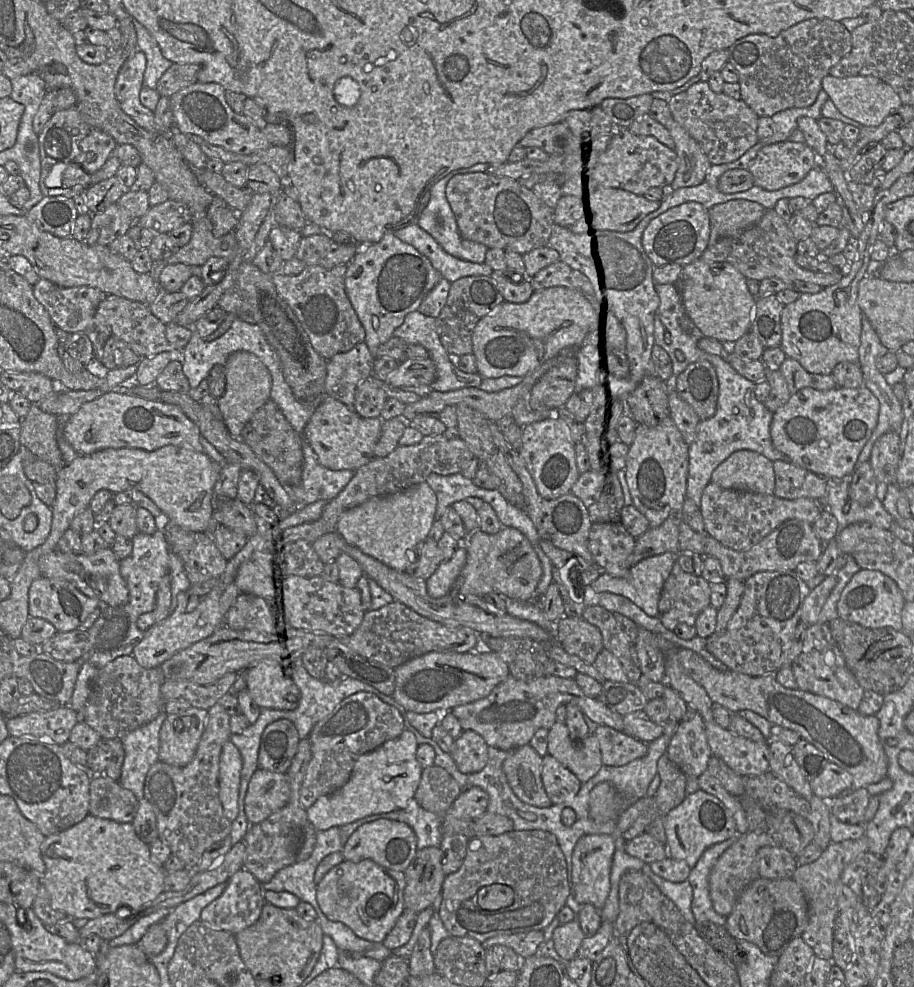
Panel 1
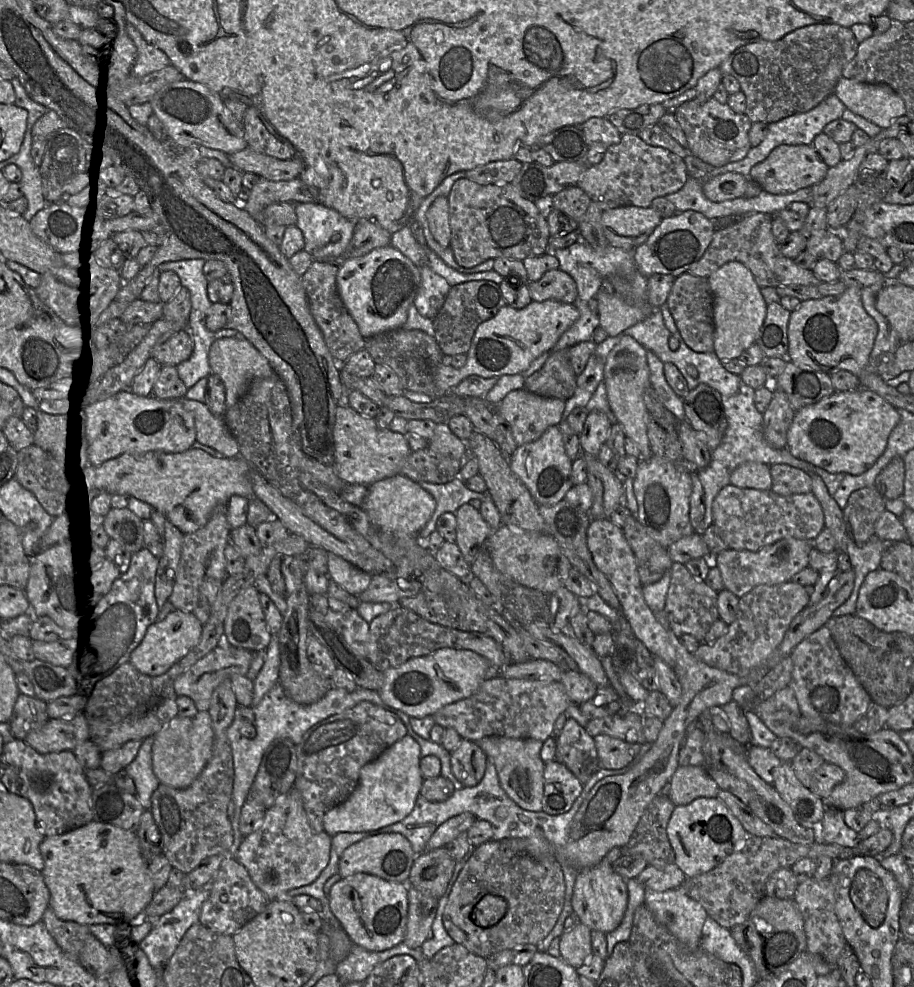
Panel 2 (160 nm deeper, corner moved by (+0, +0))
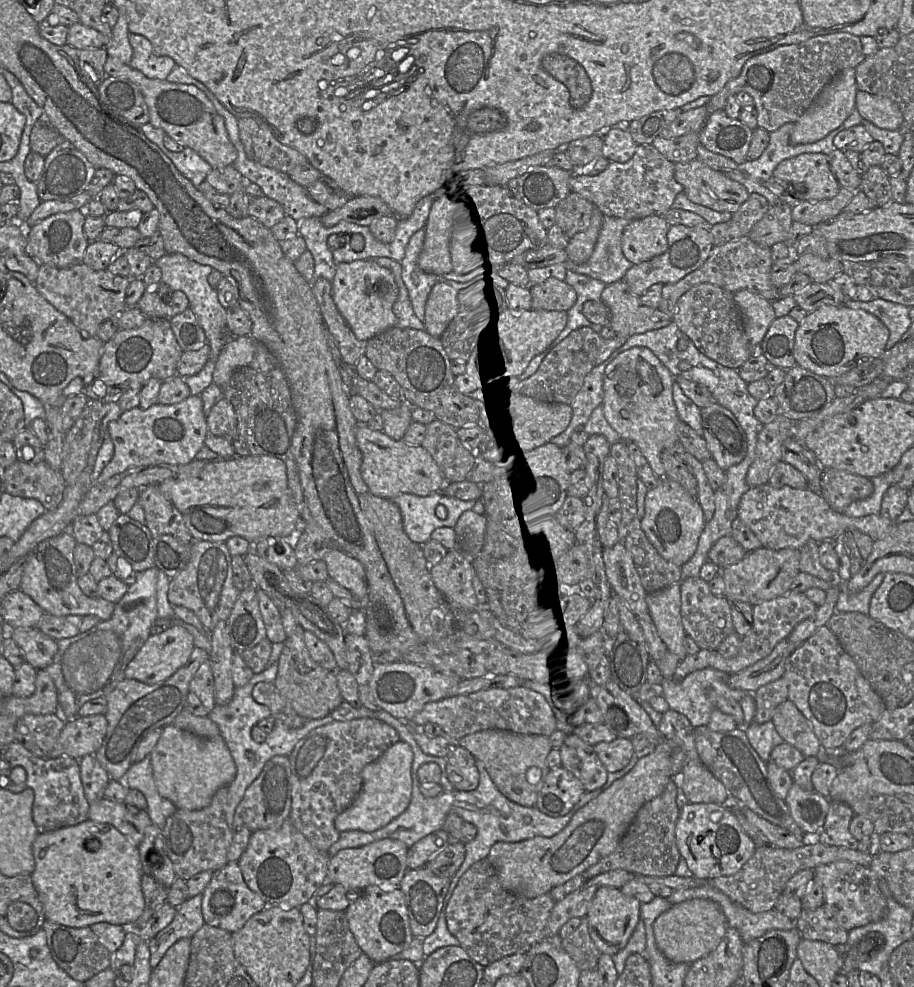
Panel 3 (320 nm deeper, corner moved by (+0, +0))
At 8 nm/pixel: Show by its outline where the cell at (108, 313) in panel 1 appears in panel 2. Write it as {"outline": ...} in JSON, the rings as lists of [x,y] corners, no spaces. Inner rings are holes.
{"outline":[[[187,329],[171,337],[153,352],[154,360],[162,366],[174,366],[190,359],[194,352],[194,339]]]}

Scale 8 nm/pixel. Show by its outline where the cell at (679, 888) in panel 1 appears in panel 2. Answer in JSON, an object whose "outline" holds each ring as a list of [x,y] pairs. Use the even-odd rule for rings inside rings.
{"outline":[[[681,888],[666,891],[645,889],[644,905],[688,949],[699,948],[706,917],[704,908]]]}

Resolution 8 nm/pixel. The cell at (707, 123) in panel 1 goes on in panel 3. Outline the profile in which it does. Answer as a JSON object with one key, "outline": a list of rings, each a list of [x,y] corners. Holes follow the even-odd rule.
{"outline":[[[722,109],[708,115],[699,131],[699,144],[740,164],[747,161],[752,131],[738,118],[728,117]]]}

